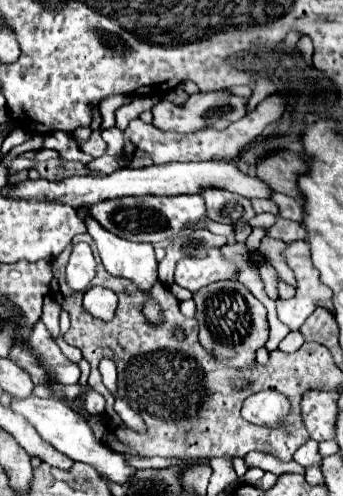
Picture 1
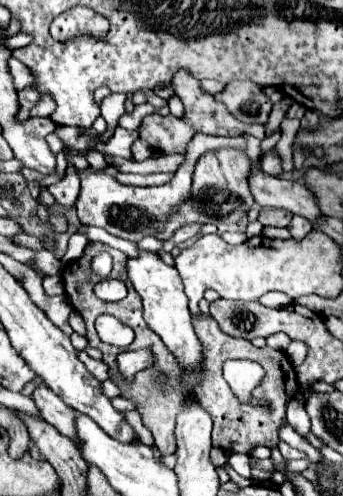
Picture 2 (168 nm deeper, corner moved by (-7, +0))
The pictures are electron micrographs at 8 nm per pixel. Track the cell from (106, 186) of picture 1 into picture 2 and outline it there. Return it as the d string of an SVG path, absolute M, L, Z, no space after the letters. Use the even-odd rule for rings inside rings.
M250 168L246 180L250 186L252 198L260 206L290 210L292 214L304 216L308 220L316 220L320 216L320 210L316 206L312 192L300 182L268 176L260 168Z

